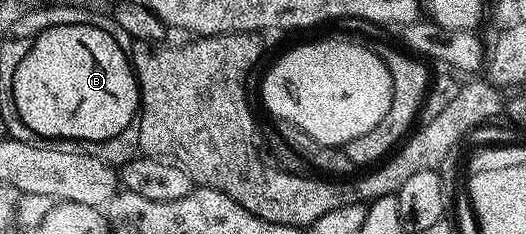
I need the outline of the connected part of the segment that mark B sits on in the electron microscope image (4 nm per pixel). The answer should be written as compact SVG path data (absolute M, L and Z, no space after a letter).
M94 22L83 25L57 25L45 29L30 41L31 57L24 61L23 68L17 70L16 101L17 107L23 111L23 121L26 124L31 124L31 129L38 130L38 132L52 132L52 141L108 140L117 134L121 134L121 130L125 130L125 126L129 126L136 119L139 111L139 82L135 79L135 70L131 66L131 61L125 48L122 48L105 29L98 28L98 26L99 24Z

